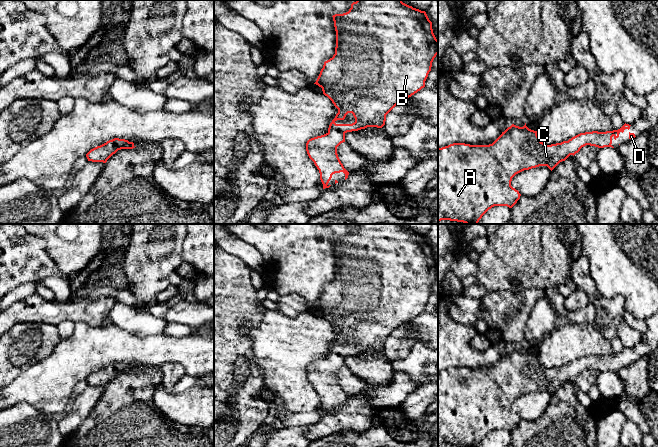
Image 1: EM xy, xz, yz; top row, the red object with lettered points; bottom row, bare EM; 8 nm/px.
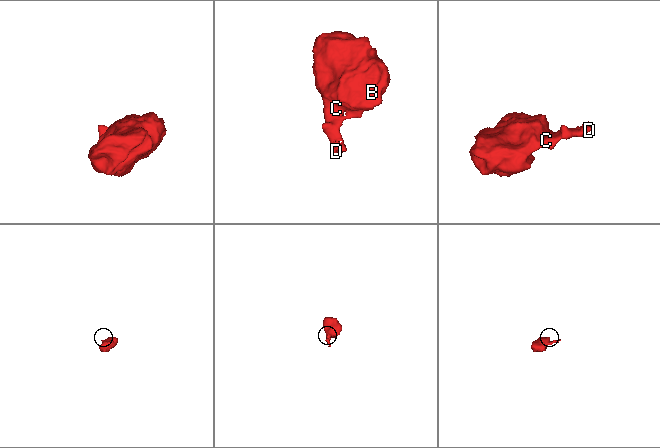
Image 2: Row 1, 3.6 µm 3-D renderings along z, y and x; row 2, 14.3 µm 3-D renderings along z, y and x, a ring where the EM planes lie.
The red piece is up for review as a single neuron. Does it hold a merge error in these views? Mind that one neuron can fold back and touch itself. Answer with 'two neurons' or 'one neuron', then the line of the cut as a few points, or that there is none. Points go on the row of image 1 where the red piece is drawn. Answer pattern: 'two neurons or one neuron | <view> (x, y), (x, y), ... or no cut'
one neuron | no cut

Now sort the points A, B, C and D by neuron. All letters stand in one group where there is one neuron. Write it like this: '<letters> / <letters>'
A B C D

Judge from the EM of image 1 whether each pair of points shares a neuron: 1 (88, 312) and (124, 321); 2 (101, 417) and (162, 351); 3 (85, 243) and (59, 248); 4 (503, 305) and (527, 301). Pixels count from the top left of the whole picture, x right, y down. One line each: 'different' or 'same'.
1: different
2: different
3: same
4: same

